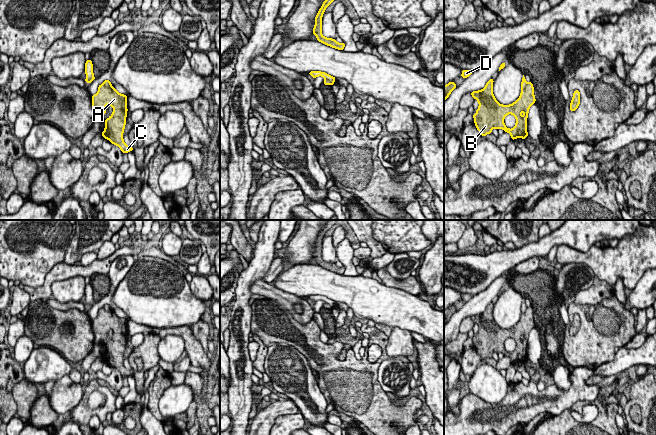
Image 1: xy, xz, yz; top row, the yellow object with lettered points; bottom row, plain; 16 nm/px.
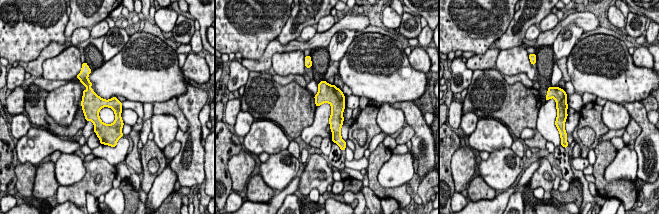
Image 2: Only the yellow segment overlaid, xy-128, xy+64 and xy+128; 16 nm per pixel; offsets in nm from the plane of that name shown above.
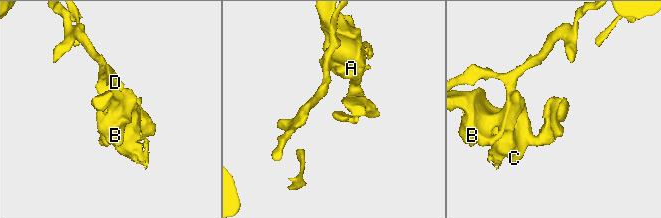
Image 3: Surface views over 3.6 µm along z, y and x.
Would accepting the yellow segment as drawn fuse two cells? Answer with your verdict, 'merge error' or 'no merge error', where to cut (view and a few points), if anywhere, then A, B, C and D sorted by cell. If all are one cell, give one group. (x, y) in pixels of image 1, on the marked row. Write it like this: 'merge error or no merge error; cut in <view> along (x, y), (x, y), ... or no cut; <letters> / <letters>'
merge error; cut in xz along (325, 78), (334, 82); A B C / D

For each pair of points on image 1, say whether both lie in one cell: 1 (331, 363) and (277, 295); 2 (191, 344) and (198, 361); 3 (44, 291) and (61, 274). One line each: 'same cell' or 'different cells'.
1: different cells
2: same cell
3: same cell

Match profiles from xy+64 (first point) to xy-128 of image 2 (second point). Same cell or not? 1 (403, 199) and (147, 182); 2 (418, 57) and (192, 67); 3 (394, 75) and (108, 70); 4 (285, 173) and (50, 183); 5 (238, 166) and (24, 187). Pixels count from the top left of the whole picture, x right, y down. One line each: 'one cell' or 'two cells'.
1: one cell
2: one cell
3: one cell
4: two cells
5: one cell

